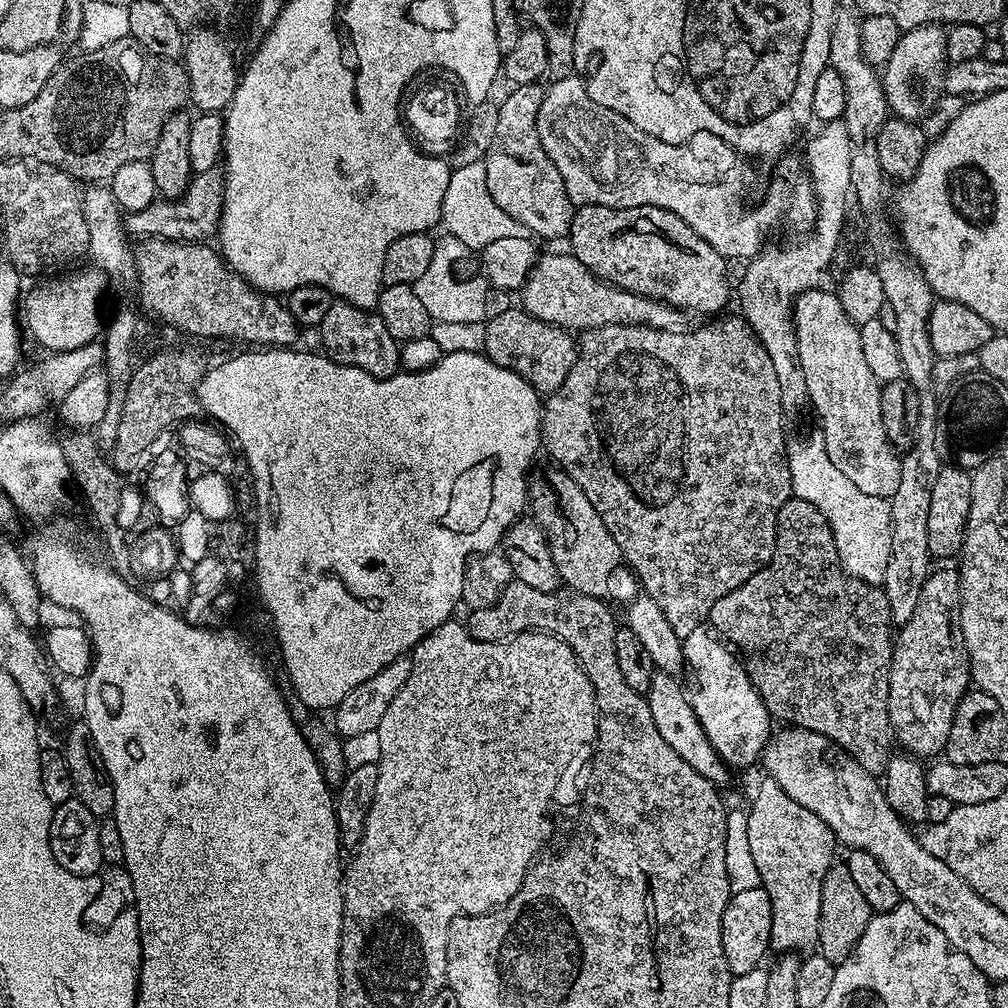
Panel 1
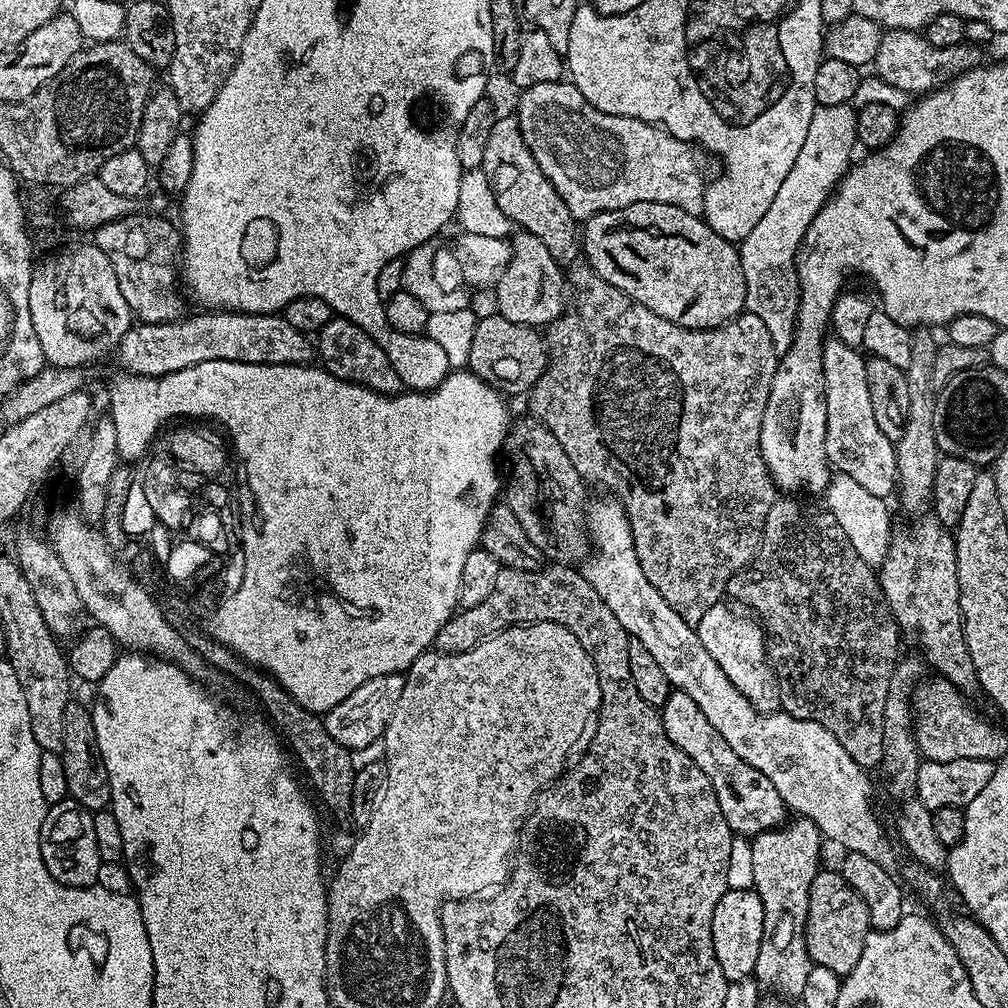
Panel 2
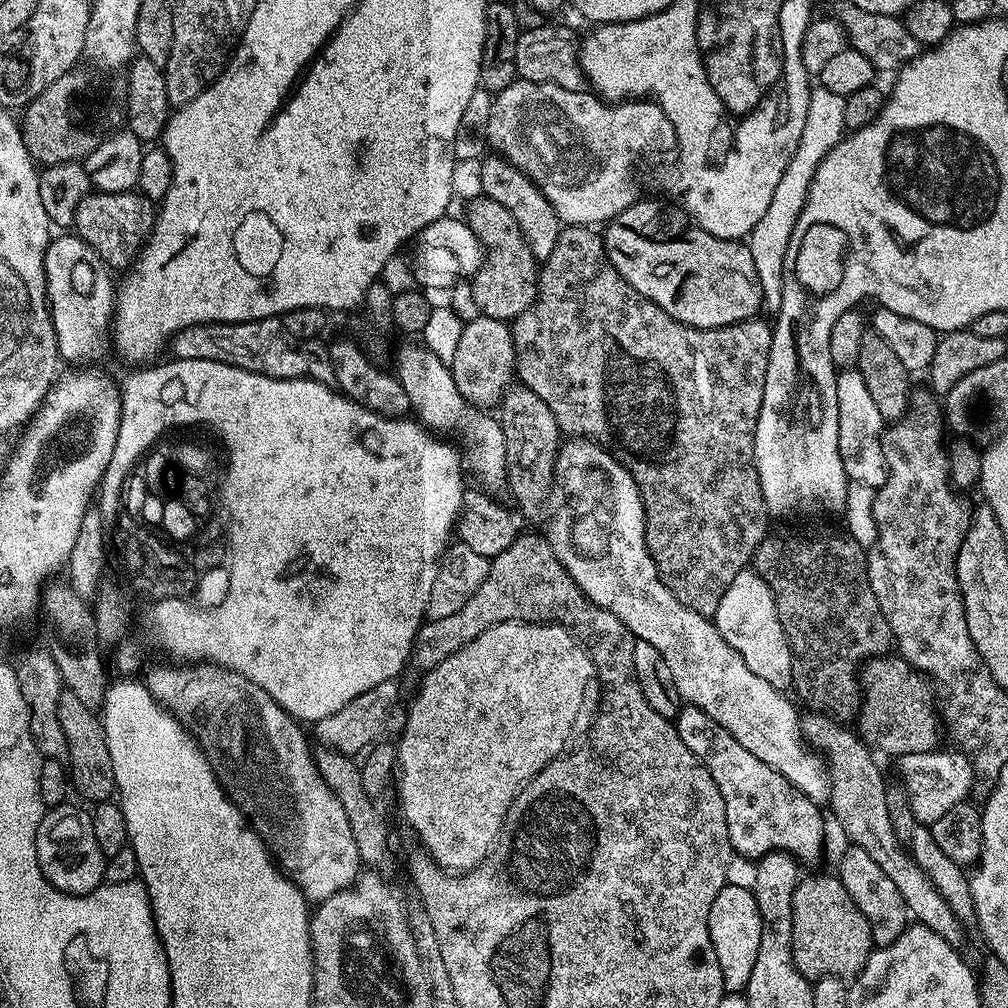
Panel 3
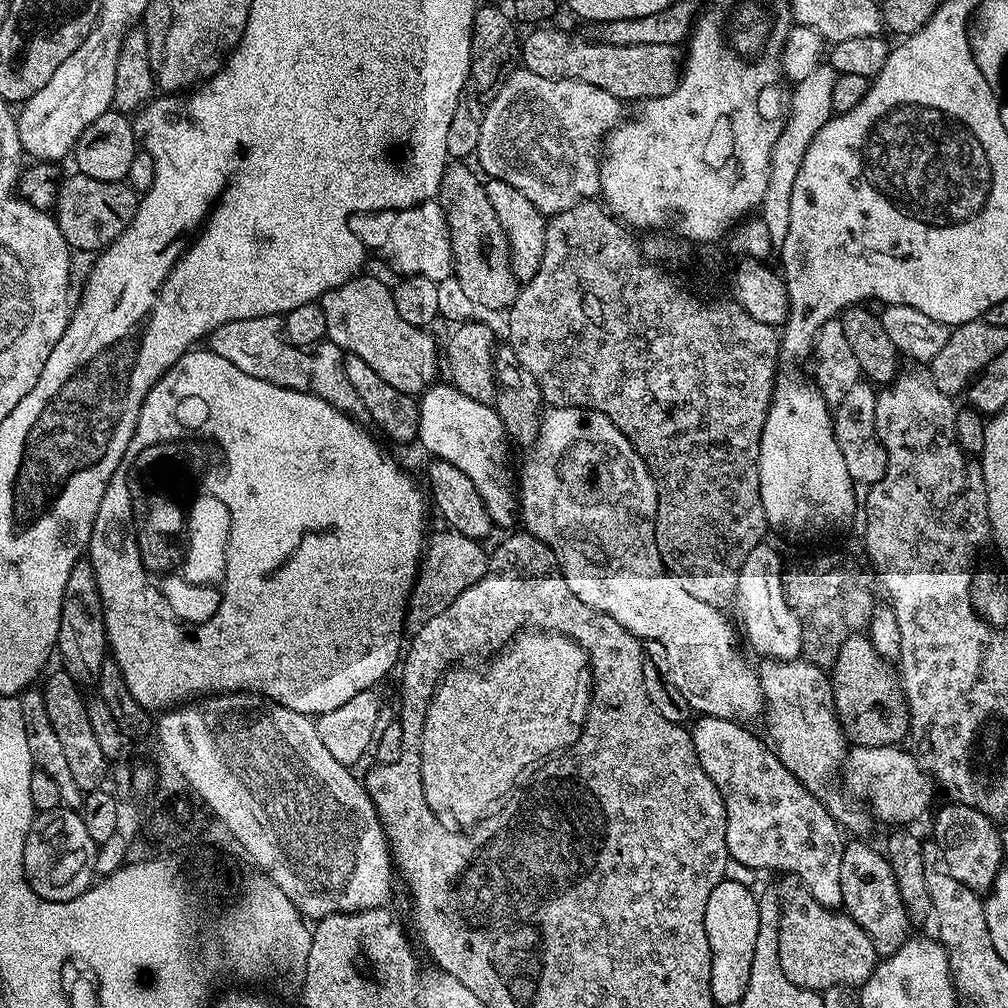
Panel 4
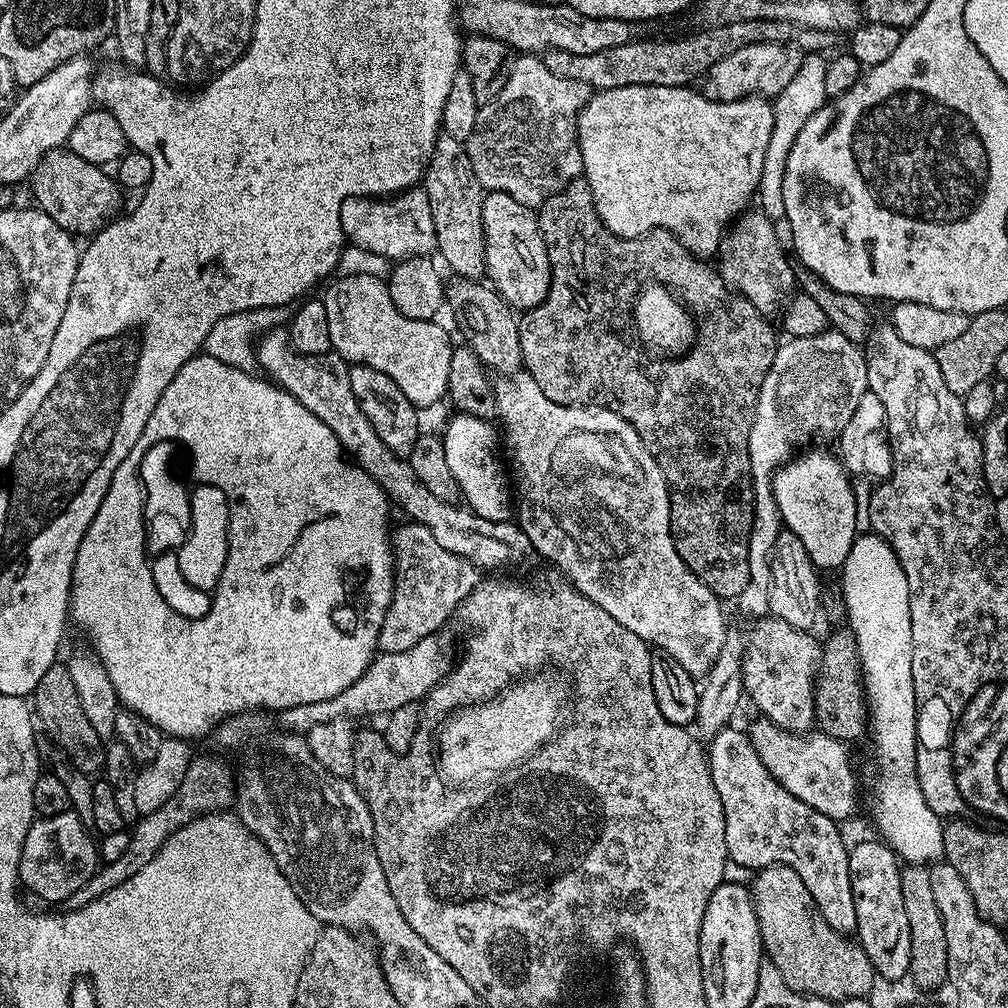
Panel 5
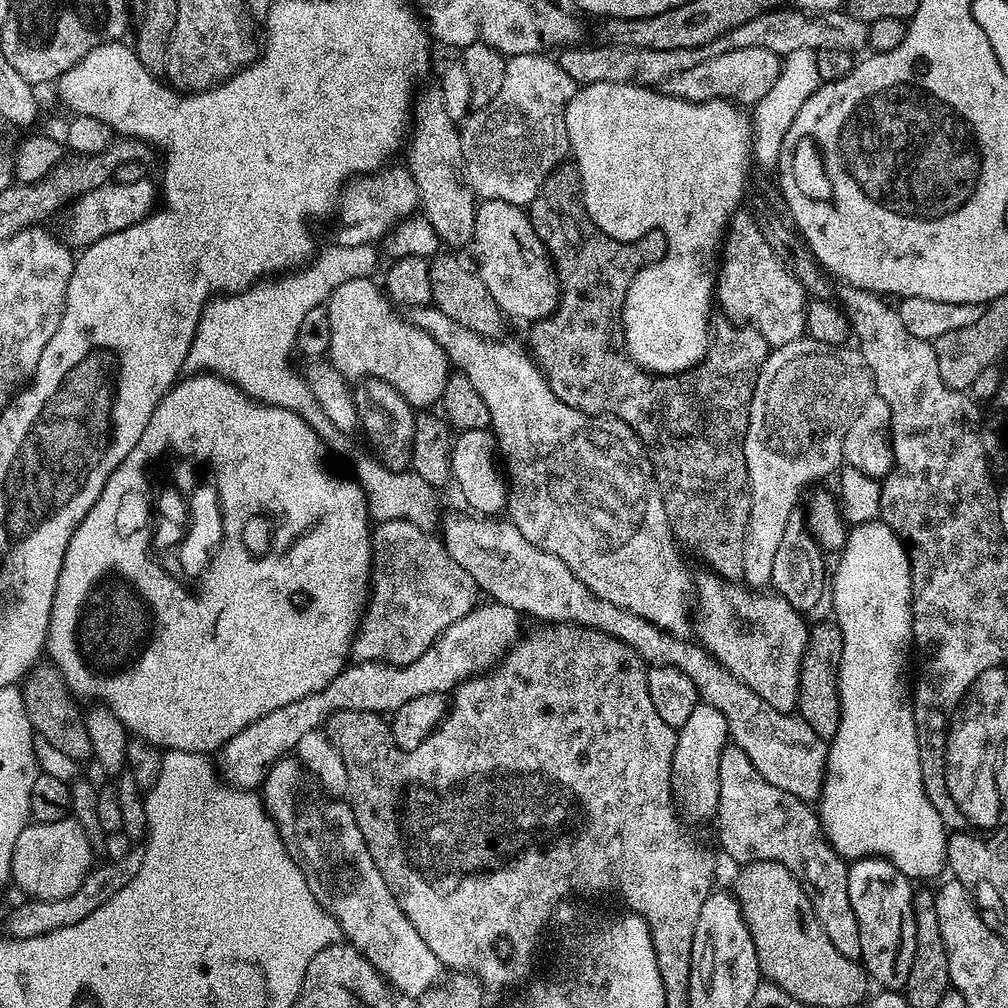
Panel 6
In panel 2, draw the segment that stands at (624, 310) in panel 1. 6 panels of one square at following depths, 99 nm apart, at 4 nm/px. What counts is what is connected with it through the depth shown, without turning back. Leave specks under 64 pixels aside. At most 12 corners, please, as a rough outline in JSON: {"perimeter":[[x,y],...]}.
{"perimeter":[[517,231],[499,315],[535,329],[566,311],[561,261]]}

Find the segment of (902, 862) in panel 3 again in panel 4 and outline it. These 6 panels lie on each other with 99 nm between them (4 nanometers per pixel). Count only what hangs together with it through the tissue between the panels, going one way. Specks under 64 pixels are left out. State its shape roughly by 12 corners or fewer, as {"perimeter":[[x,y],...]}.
{"perimeter":[[807,658],[758,668],[776,757],[867,837],[837,784],[850,744],[829,673]]}

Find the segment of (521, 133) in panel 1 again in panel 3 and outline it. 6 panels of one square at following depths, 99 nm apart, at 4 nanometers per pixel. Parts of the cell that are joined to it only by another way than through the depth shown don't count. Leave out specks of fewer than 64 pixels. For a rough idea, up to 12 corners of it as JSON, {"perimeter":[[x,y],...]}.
{"perimeter":[[499,154],[479,161],[483,195],[514,214],[534,258],[562,225],[525,172]]}

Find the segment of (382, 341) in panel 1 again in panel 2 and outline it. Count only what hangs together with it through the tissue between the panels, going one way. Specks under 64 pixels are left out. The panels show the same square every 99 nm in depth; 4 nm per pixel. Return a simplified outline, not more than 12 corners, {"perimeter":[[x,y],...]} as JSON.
{"perimeter":[[336,316],[314,352],[334,378],[383,396],[405,391],[362,326]]}

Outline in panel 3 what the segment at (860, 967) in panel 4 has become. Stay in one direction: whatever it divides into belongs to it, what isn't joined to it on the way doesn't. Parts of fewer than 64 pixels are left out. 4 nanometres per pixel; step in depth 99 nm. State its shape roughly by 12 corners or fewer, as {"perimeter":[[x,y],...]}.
{"perimeter":[[801,875],[794,966],[854,978],[874,947],[839,875]]}

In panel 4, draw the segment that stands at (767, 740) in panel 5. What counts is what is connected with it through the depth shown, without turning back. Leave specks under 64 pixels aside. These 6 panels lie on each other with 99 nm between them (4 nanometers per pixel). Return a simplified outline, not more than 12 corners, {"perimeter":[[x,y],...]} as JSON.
{"perimeter":[[900,746],[849,747],[843,787],[879,823],[933,811],[932,777]]}

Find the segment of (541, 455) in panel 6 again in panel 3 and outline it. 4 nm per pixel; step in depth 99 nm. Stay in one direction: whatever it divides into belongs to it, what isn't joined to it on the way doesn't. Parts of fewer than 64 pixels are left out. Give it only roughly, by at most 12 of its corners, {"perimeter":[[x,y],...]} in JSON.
{"perimeter":[[594,440],[556,455],[546,539],[586,598],[666,658],[685,705],[815,802],[801,713],[646,546],[634,478]]}

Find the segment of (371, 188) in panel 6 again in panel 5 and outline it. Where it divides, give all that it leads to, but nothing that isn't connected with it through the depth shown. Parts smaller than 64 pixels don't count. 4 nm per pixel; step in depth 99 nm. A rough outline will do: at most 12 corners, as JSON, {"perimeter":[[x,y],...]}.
{"perimeter":[[423,186],[348,196],[342,232],[390,262],[436,252]]}

